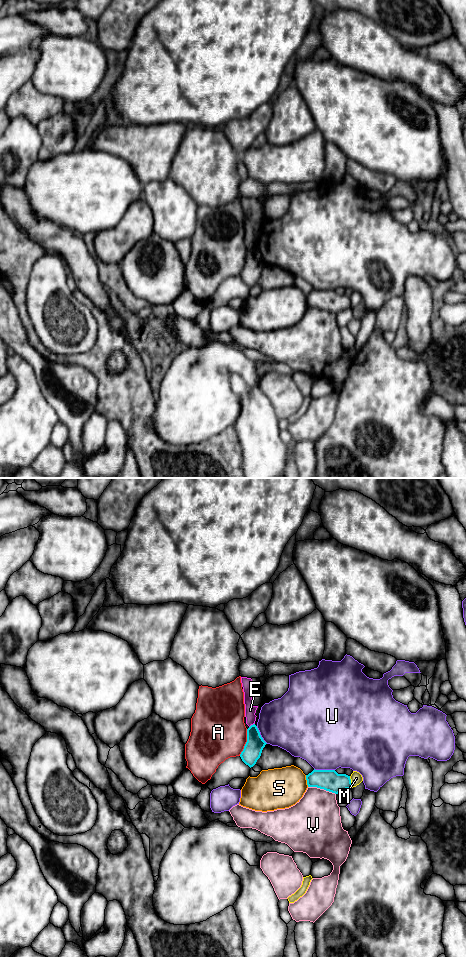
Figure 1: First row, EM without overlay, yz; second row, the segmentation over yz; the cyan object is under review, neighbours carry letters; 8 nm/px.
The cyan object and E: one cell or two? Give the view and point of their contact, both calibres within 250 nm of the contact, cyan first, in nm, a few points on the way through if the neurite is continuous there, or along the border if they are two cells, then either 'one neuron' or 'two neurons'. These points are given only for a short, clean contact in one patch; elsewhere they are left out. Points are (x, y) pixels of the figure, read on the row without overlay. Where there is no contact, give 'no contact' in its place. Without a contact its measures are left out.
contact yz (251, 245); calibres 150 and 90 nm; border yz (254, 243), (249, 247); two neurons

